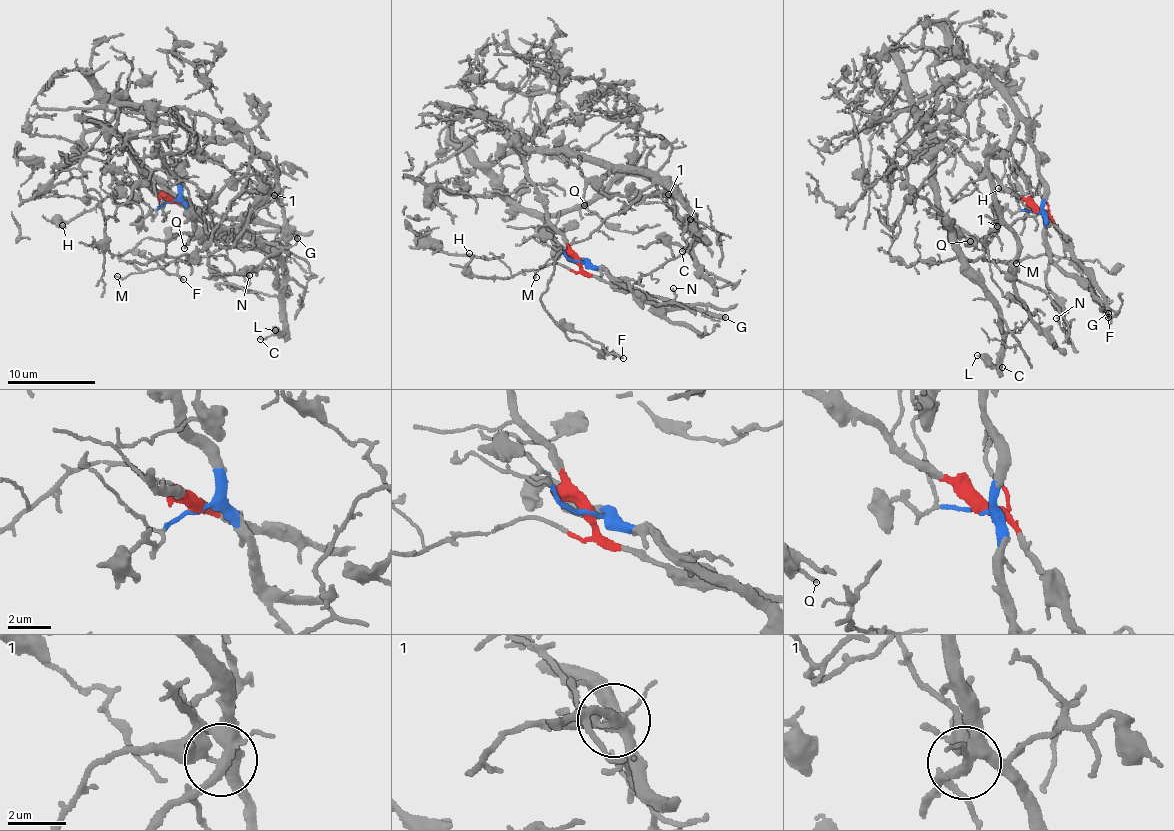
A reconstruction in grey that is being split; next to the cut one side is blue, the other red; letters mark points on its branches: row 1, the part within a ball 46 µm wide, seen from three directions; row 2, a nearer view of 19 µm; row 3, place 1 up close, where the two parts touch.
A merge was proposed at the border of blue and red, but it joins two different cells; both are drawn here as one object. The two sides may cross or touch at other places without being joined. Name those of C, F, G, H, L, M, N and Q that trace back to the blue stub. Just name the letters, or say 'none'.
N, Q

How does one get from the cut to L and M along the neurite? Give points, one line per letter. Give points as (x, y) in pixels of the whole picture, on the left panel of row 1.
L: (170, 201), (143, 176), (145, 169), (208, 222), (231, 226), (283, 268), (281, 335), (275, 331)
M: (170, 201), (143, 176), (145, 169), (208, 222), (231, 226), (257, 242), (116, 277)

